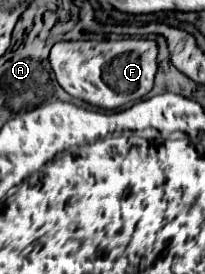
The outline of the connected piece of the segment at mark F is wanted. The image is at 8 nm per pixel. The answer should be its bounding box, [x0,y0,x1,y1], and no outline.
[50,39,158,109]

